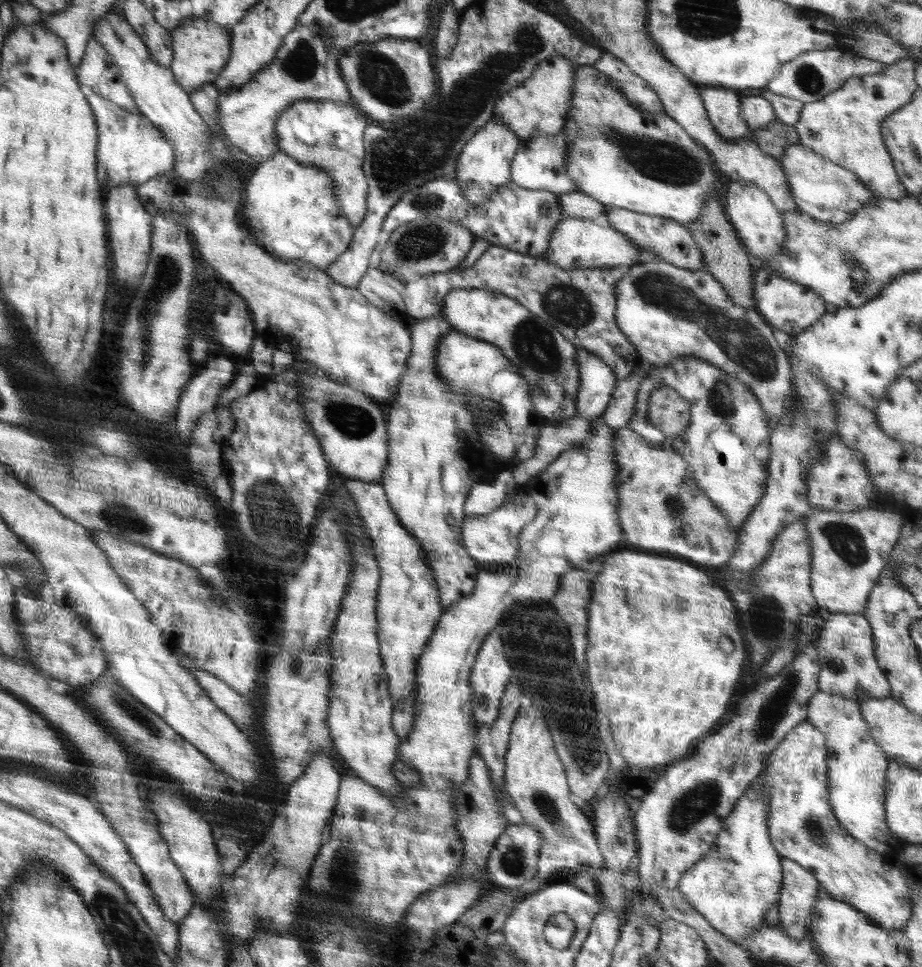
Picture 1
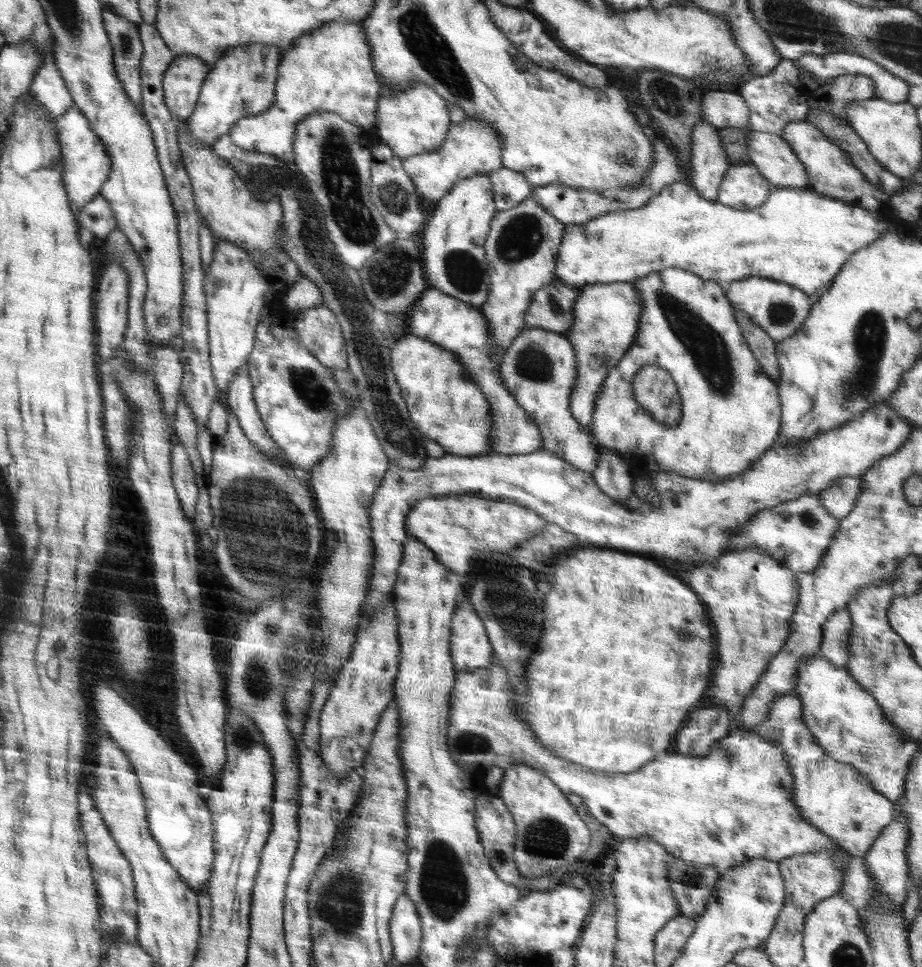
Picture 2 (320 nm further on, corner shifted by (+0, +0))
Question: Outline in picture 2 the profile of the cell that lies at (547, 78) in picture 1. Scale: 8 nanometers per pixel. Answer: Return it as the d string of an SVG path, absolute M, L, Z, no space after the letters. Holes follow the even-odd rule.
M465 116L464 121L450 124L446 138L436 150L426 150L422 154L416 154L408 158L401 159L405 173L410 177L411 183L416 187L416 192L421 198L421 204L432 211L437 202L462 178L476 176L499 169L502 167L502 145L499 141L496 127L490 127L482 119L474 119L474 116Z

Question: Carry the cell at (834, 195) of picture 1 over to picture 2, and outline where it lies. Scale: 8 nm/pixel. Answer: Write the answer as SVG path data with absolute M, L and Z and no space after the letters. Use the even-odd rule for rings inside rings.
M750 131L746 139L751 163L769 180L773 188L809 189L804 163L782 136Z

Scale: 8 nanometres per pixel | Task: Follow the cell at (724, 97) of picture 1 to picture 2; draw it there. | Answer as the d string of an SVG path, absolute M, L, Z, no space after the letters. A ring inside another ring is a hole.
M699 121L691 137L691 177L687 182L702 198L716 201L725 172L732 166L723 149L719 130L706 121Z

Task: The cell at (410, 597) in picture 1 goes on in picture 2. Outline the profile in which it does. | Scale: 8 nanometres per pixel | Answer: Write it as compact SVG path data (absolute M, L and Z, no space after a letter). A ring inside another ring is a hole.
M392 600L390 603L386 603L384 607L376 609L377 612L373 614L368 626L364 630L358 630L350 658L339 670L333 687L330 689L326 704L321 710L321 716L319 717L320 748L317 749L317 754L323 760L323 764L335 776L347 776L351 770L358 770L358 773L362 773L364 770L363 762L370 748L376 725L384 709L393 700L400 654L396 603L395 600Z

